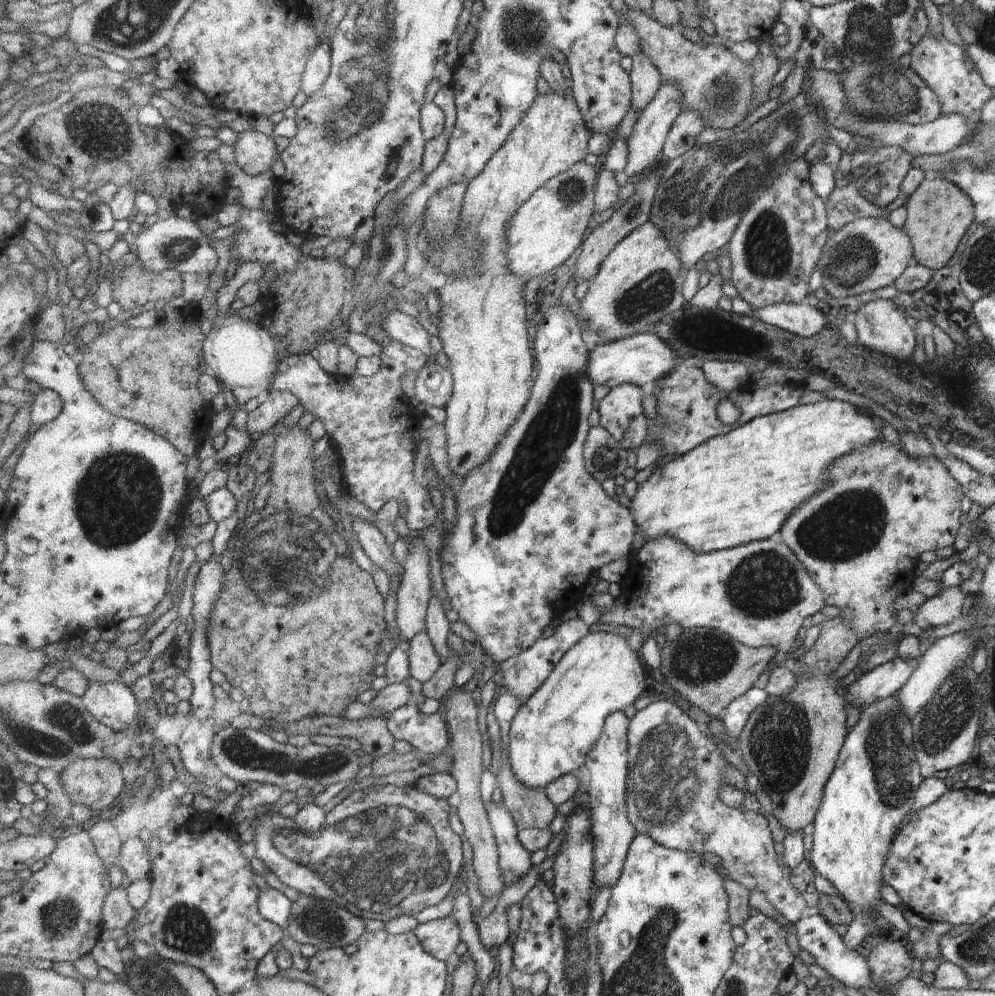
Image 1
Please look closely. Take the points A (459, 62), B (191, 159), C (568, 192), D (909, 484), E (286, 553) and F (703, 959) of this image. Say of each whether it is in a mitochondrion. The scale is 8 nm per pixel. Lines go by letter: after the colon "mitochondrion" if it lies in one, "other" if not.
A: other
B: other
C: mitochondrion
D: other
E: mitochondrion
F: other

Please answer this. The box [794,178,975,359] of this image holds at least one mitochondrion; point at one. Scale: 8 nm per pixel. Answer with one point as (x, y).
(849, 260)

